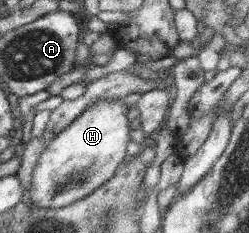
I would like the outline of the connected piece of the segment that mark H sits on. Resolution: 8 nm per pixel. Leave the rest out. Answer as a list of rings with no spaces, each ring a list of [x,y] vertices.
[[[122,98],[98,100],[84,108],[71,124],[68,124],[42,150],[32,171],[28,196],[36,207],[62,208],[84,198],[98,186],[108,181],[120,162],[127,159],[126,143],[132,124],[126,117],[127,106]]]

